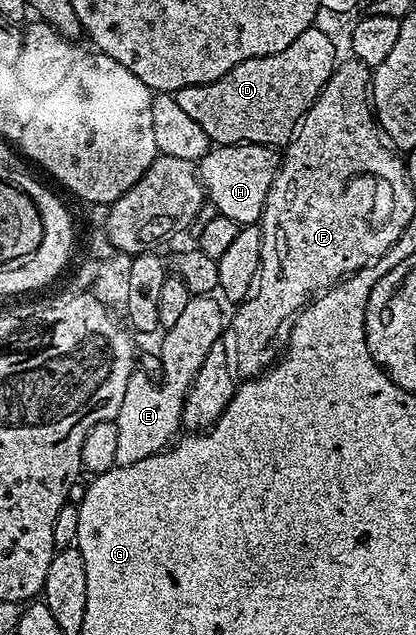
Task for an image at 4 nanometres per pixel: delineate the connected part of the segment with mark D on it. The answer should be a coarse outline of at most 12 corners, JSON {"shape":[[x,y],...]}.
{"shape":[[320,27],[178,89],[215,145],[286,146],[335,69]]}

